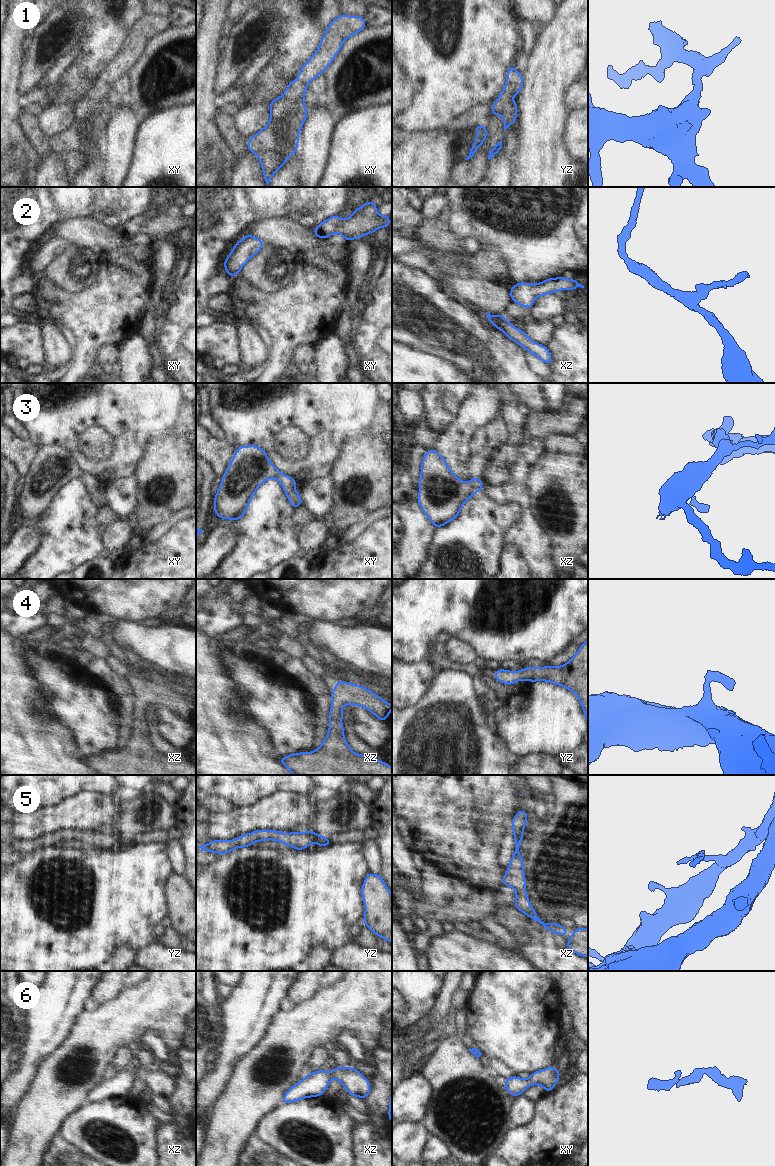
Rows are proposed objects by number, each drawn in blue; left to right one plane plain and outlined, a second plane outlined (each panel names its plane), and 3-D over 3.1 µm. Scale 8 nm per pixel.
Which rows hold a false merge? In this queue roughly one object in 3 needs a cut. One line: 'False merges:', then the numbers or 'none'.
False merges: none

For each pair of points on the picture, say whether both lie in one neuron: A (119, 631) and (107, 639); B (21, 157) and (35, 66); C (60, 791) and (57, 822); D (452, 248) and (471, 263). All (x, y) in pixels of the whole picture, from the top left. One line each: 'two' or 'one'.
A: two
B: two
C: two
D: two

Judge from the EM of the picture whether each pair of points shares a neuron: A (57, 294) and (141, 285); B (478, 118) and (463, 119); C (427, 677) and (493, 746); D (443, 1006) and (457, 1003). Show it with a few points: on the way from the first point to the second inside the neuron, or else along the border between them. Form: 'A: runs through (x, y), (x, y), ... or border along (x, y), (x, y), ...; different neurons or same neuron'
A: runs through (78, 300), (114, 300), (120, 294); same neuron
B: runs through (474, 118), (467, 119); same neuron
C: border along (435, 677), (432, 685), (419, 702); different neurons
D: border along (458, 986), (451, 995), (450, 1005); different neurons

